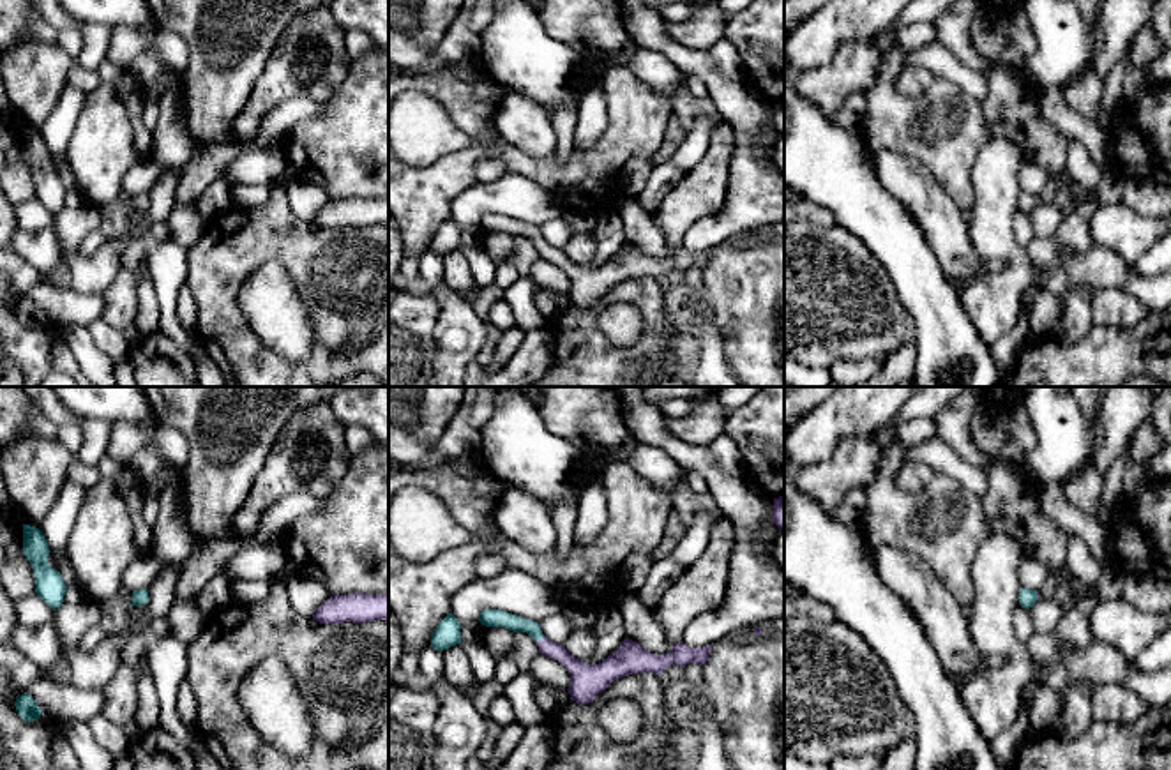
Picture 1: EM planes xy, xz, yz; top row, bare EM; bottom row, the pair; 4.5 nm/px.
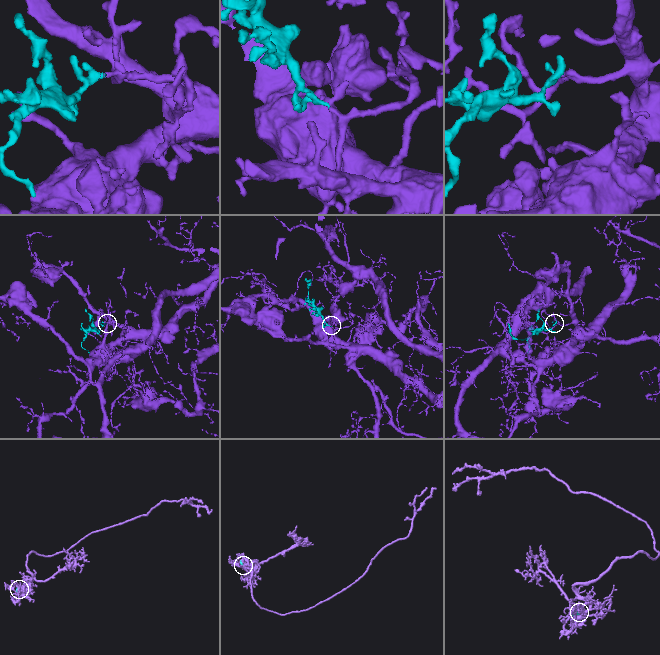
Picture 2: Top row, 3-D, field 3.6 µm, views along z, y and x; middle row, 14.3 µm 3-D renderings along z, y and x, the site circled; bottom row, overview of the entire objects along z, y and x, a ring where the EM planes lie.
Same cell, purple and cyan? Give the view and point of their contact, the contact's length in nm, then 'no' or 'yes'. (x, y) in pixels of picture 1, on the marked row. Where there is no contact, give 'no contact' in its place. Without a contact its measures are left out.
contact xz (537, 641); length 60 nm; yes

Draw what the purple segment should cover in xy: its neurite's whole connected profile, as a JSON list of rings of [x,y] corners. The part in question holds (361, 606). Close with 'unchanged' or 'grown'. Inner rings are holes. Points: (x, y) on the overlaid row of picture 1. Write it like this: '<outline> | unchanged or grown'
[[[364,592],[334,595],[314,611],[313,618],[320,623],[389,622],[389,595],[369,595]]] | unchanged

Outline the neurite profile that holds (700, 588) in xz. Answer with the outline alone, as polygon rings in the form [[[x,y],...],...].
[[[719,517],[705,553],[652,606],[652,616],[664,630],[666,641],[682,643],[689,623],[701,613],[719,608],[728,588],[728,562],[735,549],[735,526]]]

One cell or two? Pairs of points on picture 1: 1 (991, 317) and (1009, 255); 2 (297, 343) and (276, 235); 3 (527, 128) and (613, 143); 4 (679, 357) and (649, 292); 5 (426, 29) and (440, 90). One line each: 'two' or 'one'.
1: one
2: two
3: two
4: two
5: two

